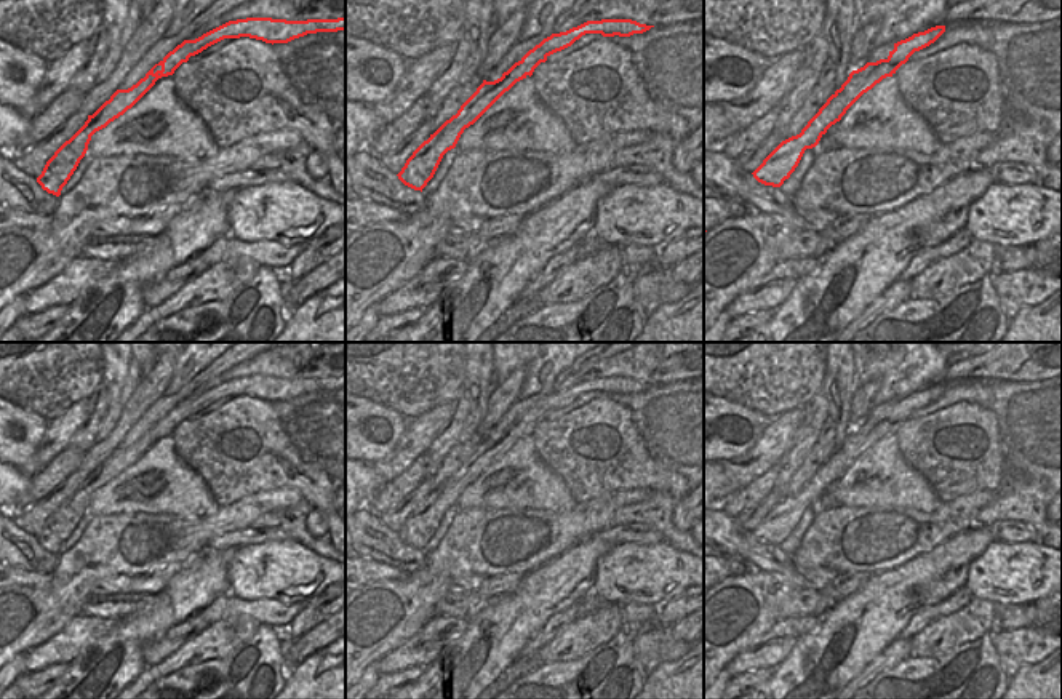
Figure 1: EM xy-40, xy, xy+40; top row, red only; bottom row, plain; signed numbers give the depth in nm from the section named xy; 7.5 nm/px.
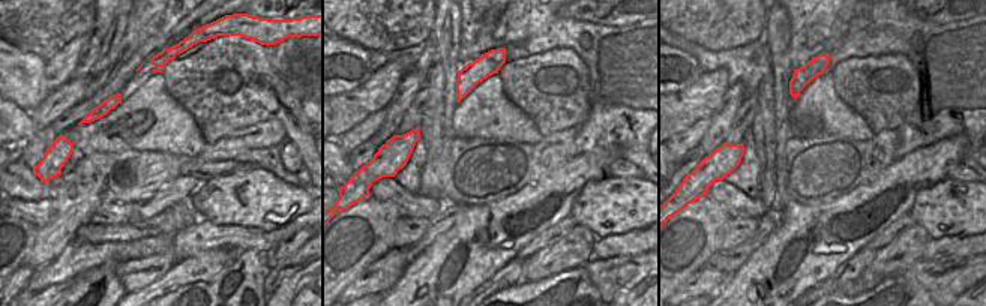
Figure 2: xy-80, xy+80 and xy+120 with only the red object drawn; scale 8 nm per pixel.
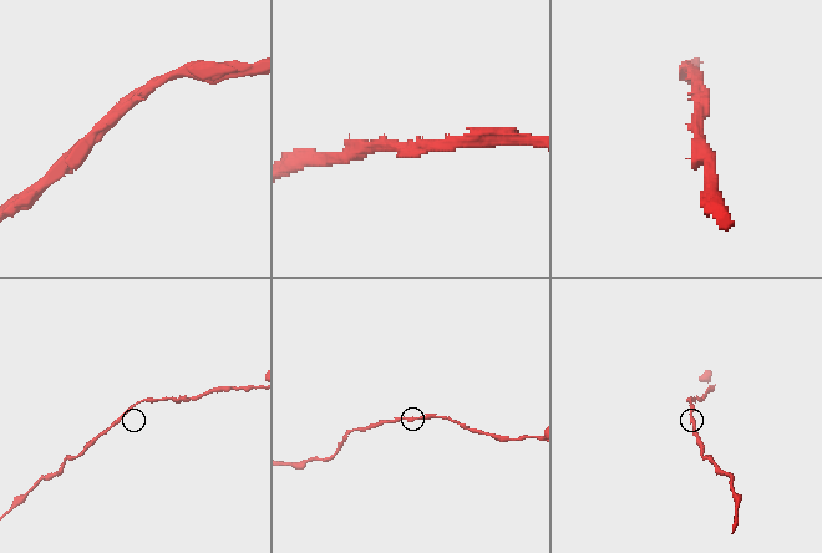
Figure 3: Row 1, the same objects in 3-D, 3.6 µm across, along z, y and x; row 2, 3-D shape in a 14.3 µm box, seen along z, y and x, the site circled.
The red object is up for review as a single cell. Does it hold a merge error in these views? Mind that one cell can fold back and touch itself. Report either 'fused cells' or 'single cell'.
single cell

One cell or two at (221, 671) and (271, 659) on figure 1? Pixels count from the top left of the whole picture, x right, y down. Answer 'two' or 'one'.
one

